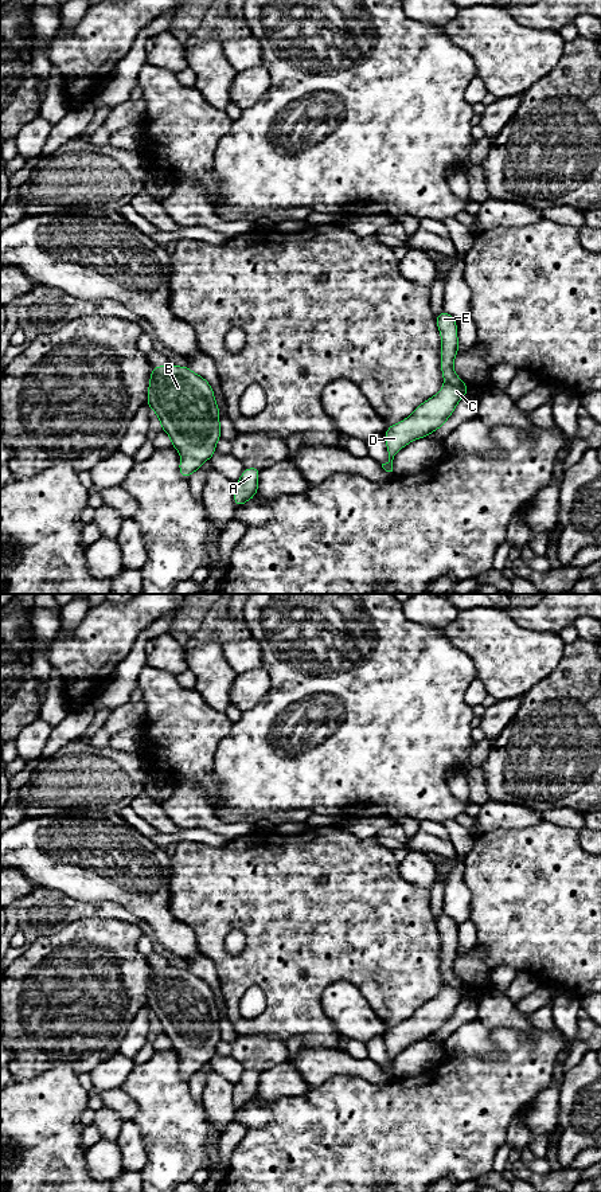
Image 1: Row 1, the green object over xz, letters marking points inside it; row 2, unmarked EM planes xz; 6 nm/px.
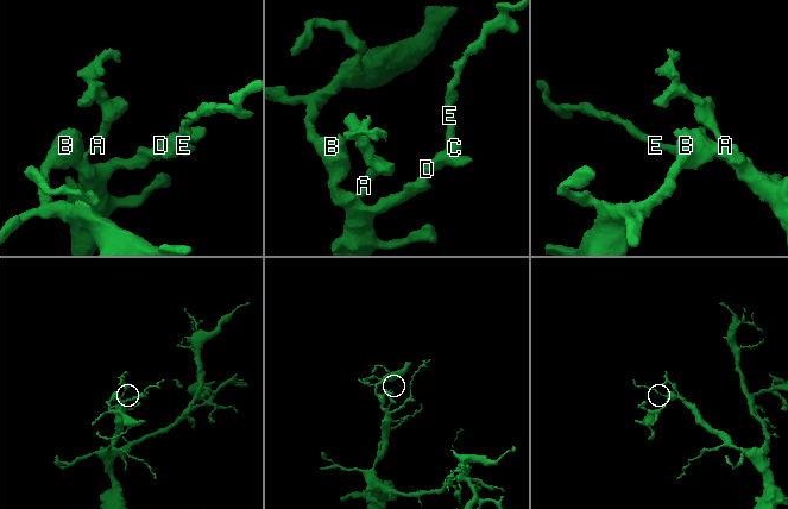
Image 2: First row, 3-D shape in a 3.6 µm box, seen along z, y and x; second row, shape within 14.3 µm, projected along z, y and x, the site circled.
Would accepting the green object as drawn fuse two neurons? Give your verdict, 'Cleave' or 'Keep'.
Keep

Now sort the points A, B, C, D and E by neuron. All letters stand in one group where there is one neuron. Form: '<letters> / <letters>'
A B C D E

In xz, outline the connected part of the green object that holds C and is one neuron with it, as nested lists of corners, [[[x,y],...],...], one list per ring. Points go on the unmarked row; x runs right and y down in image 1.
[[[445,911],[436,919],[436,925],[441,937],[444,988],[438,996],[421,1005],[410,1019],[389,1028],[385,1035],[389,1063],[382,1066],[386,1074],[393,1074],[394,1058],[403,1048],[438,1032],[453,1016],[460,1001],[469,996],[469,990],[453,972],[453,964],[458,955],[457,925]]]

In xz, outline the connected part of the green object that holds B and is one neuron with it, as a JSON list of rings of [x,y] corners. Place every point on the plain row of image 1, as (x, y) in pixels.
[[[188,968],[153,969],[147,1007],[180,1055],[182,1079],[190,1080],[215,1056],[221,1041],[219,1009],[212,989]]]

